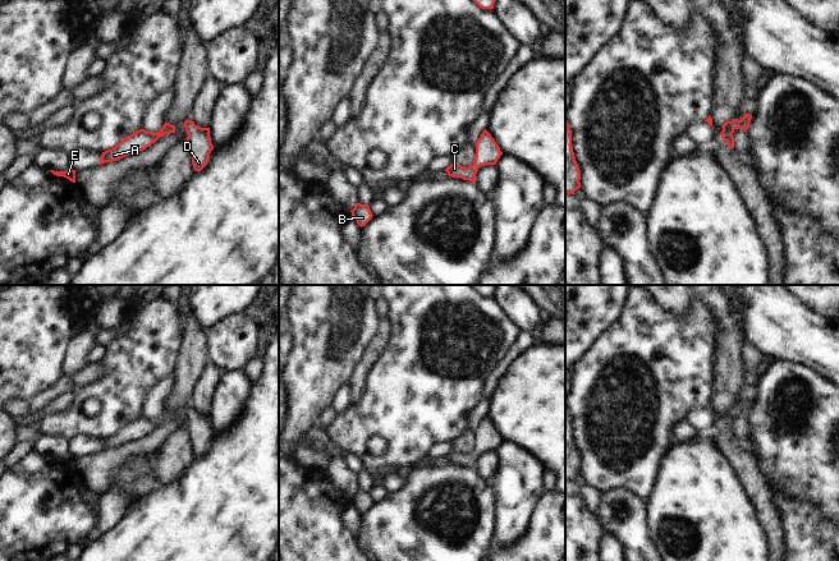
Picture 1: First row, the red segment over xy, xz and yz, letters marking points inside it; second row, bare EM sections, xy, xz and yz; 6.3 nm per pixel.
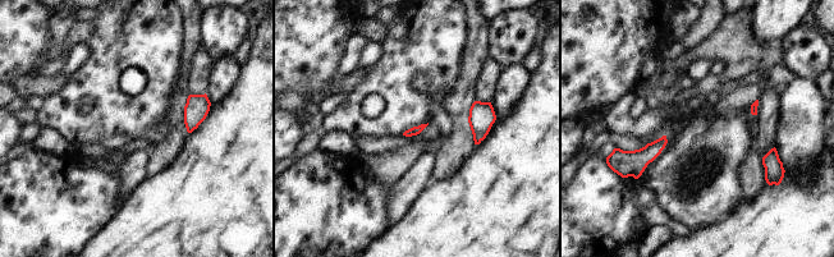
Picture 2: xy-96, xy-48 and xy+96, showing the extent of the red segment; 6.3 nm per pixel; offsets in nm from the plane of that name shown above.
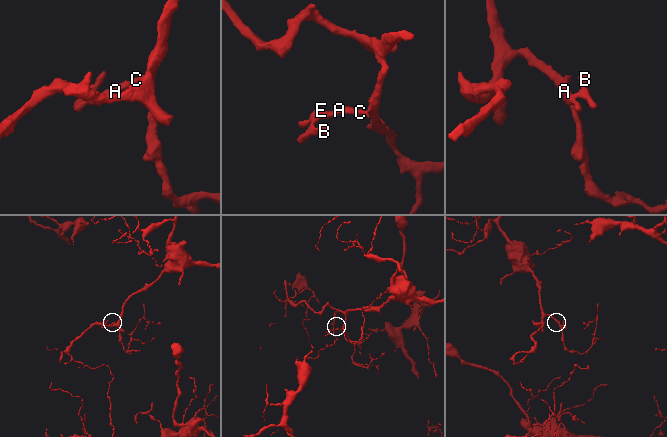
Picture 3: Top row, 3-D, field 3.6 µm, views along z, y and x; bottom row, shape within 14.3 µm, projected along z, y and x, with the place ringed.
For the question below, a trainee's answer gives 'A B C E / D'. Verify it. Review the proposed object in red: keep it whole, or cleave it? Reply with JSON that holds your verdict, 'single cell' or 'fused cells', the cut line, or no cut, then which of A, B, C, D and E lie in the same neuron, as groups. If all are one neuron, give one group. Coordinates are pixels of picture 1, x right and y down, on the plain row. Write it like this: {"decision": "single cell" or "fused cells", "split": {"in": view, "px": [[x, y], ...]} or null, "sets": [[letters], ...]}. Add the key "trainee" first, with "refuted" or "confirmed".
{"trainee": "refuted", "decision": "single cell", "split": null, "sets": [["A", "B", "C", "D", "E"]]}

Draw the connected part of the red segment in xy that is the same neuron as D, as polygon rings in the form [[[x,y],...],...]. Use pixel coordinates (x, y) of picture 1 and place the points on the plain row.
[[[192,406],[184,408],[187,417],[187,431],[192,441],[192,451],[196,457],[201,457],[208,449],[214,432],[210,424],[210,414],[201,414]]]

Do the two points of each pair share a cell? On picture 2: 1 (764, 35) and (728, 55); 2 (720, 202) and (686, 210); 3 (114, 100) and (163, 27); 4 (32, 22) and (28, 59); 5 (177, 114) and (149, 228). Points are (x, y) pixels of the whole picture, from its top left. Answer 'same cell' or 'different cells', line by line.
1: different cells
2: same cell
3: same cell
4: same cell
5: different cells

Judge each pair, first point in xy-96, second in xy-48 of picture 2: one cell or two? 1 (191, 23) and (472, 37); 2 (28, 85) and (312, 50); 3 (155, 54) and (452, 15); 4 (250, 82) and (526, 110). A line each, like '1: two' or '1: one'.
1: one
2: two
3: one
4: one

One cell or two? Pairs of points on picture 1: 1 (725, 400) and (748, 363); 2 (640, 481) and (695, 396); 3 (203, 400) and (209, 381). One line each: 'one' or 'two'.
1: two
2: one
3: one

